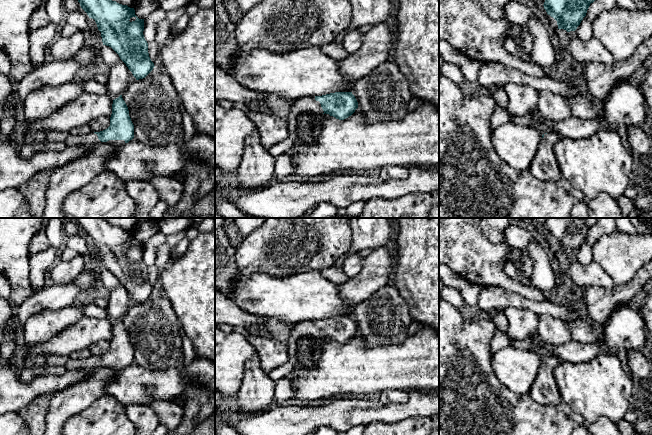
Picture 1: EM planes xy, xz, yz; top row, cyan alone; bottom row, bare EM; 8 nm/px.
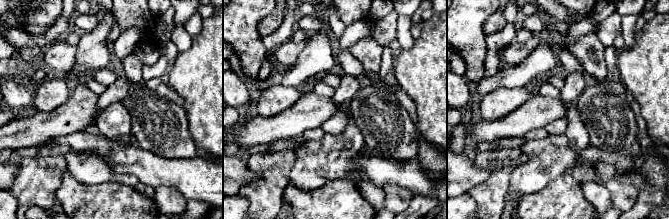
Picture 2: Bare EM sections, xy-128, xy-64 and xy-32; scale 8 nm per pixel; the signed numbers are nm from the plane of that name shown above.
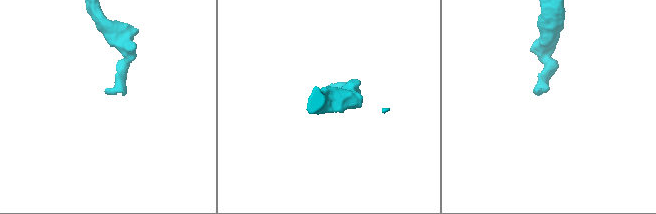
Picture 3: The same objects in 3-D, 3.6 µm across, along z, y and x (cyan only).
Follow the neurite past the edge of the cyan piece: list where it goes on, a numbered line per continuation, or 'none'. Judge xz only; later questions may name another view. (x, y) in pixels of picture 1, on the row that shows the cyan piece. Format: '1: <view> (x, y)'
1: xz (306, 104)

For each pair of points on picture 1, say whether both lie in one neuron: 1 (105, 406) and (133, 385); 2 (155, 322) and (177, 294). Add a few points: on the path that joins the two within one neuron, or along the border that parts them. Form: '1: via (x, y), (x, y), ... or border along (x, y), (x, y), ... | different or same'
1: border along (105, 394), (113, 396), (125, 407) | different
2: border along (161, 290), (170, 302), (180, 324) | different

